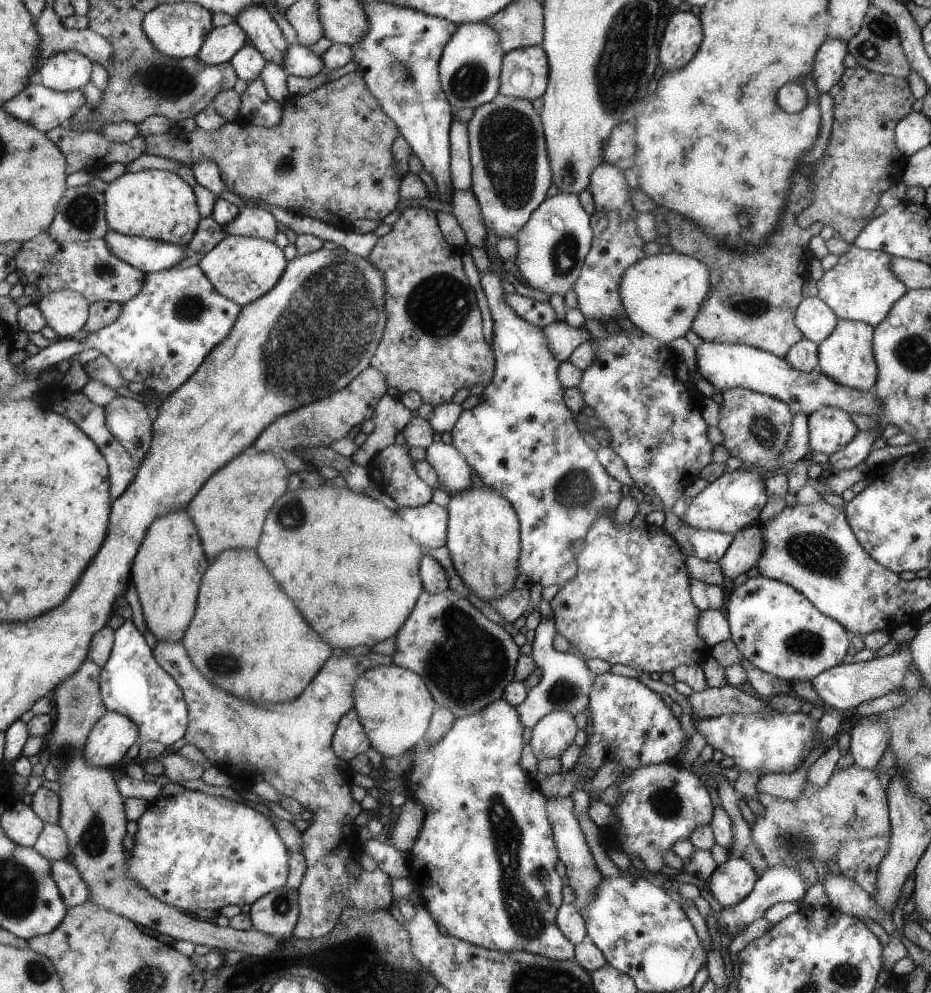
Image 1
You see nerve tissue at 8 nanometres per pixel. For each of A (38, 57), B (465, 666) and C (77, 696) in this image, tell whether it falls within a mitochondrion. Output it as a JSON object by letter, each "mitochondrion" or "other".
{"A":"other","B":"mitochondrion","C":"mitochondrion"}

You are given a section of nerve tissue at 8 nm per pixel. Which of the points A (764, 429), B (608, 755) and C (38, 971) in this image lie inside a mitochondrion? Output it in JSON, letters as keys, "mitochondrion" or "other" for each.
{"A":"mitochondrion","B":"other","C":"mitochondrion"}

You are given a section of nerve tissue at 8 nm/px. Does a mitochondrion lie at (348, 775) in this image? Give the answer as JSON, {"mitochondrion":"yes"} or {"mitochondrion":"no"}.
{"mitochondrion":"no"}

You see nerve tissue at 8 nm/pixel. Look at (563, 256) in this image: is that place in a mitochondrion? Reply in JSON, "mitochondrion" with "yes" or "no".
{"mitochondrion":"yes"}

